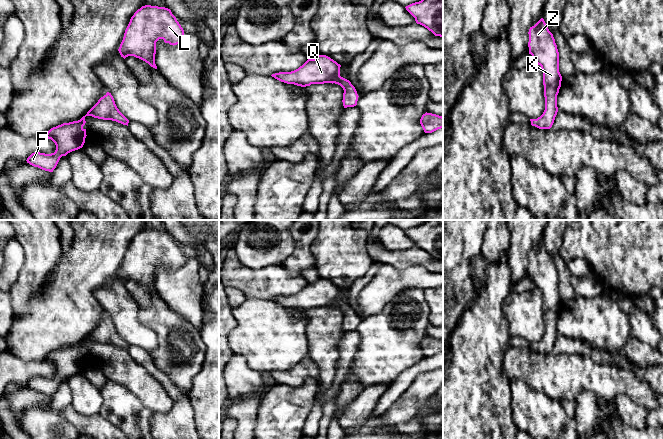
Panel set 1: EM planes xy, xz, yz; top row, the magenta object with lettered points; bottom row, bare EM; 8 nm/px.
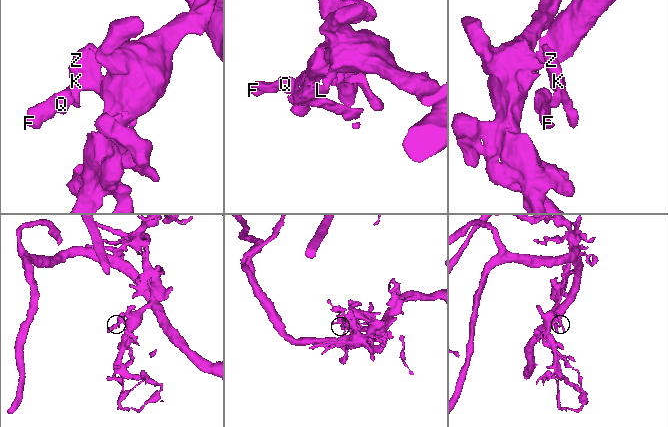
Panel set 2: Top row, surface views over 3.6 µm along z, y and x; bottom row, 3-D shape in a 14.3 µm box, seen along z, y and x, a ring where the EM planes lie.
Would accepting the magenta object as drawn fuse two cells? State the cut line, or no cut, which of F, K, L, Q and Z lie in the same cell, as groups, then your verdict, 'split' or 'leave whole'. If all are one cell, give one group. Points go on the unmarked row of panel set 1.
cut none; groups F K L Q Z; leave whole

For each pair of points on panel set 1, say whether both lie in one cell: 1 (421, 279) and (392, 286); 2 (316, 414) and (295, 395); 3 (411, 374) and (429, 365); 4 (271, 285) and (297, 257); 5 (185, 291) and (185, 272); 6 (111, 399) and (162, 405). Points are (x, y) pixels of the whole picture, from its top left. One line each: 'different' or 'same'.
1: same
2: different
3: same
4: different
5: same
6: different

